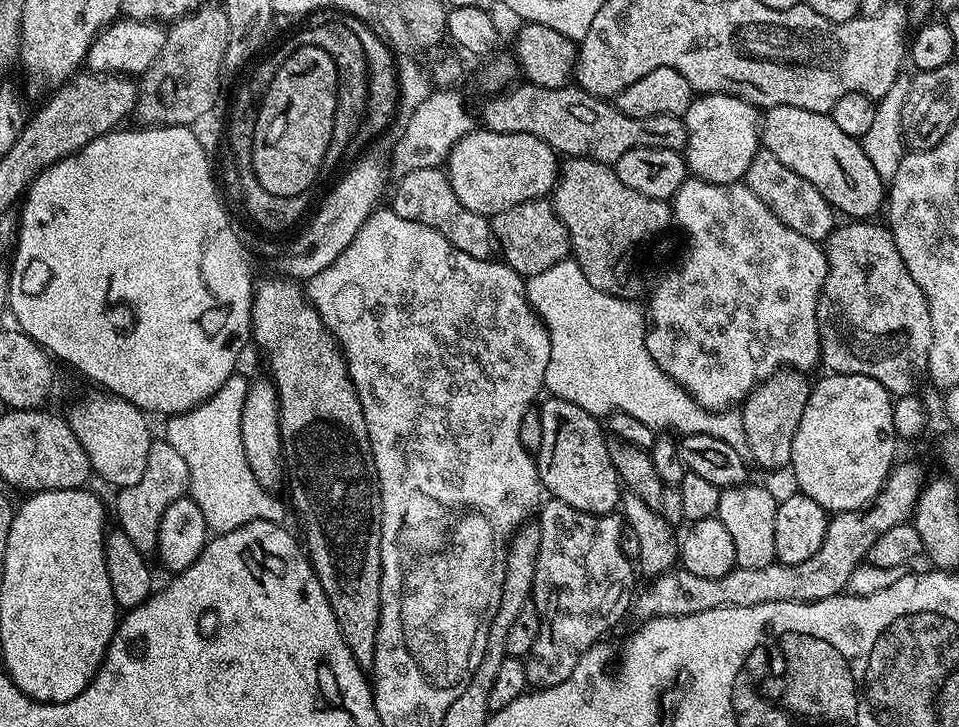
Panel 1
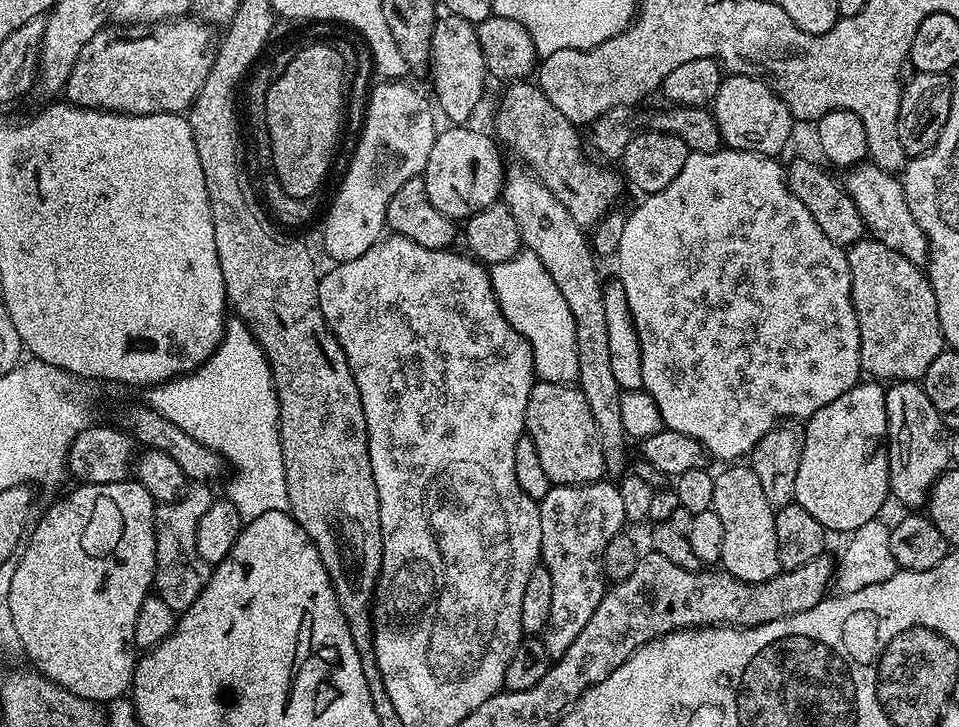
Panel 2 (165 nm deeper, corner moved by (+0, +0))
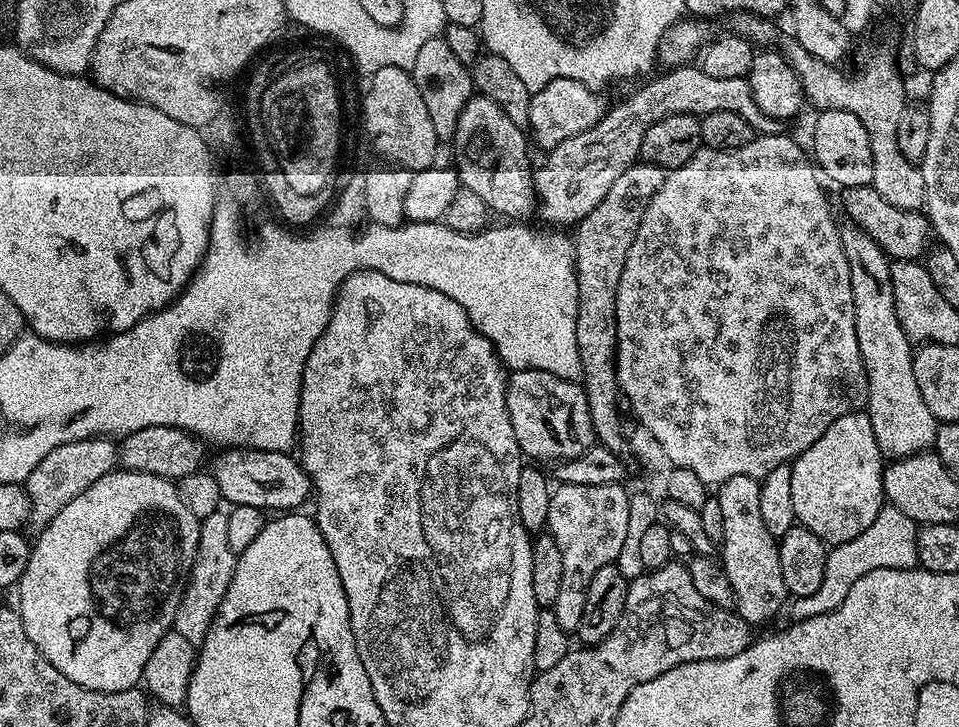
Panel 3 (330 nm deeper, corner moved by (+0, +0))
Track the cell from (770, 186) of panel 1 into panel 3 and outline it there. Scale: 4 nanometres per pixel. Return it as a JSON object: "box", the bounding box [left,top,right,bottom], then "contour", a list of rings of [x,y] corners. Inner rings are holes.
{"box":[840,184,933,261],"contour":[[[871,184],[843,189],[842,195],[840,204],[848,215],[847,219],[870,234],[870,238],[874,238],[874,242],[878,242],[880,249],[892,260],[919,261],[929,251],[928,236],[933,235],[933,230],[923,211],[907,212],[898,206],[890,206],[890,202],[886,202],[886,198],[882,198]]]}

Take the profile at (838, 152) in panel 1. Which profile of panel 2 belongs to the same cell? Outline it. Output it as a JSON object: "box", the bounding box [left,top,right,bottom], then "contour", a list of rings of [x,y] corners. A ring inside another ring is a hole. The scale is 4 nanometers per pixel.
{"box":[842,162,928,266],"contour":[[[865,162],[847,169],[842,183],[850,194],[854,206],[858,206],[858,214],[862,214],[865,229],[871,239],[882,242],[882,246],[890,246],[890,250],[898,250],[902,258],[921,266],[928,263],[928,239],[914,222],[914,214],[910,214],[910,206],[906,202],[904,186],[899,175],[882,170],[876,164]]]}

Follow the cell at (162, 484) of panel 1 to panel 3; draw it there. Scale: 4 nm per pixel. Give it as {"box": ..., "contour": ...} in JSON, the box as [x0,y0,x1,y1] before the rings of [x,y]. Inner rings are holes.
{"box":[172,510,238,646],"contour":[[[218,510],[201,519],[196,561],[172,623],[173,629],[182,634],[186,642],[197,646],[204,643],[206,634],[218,614],[218,606],[222,606],[222,598],[226,598],[226,590],[230,590],[230,578],[234,578],[238,553],[230,550],[229,527],[228,512],[224,510]]]}

